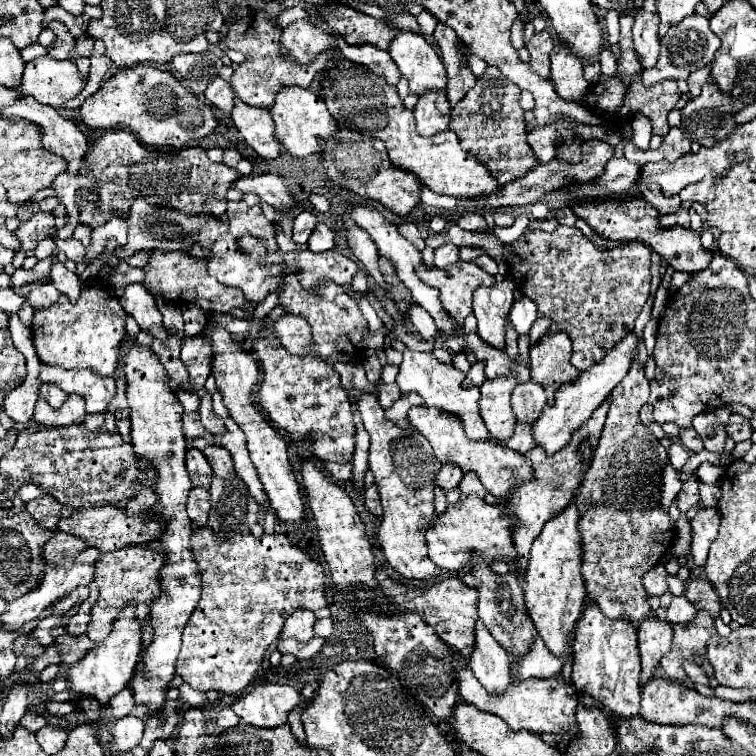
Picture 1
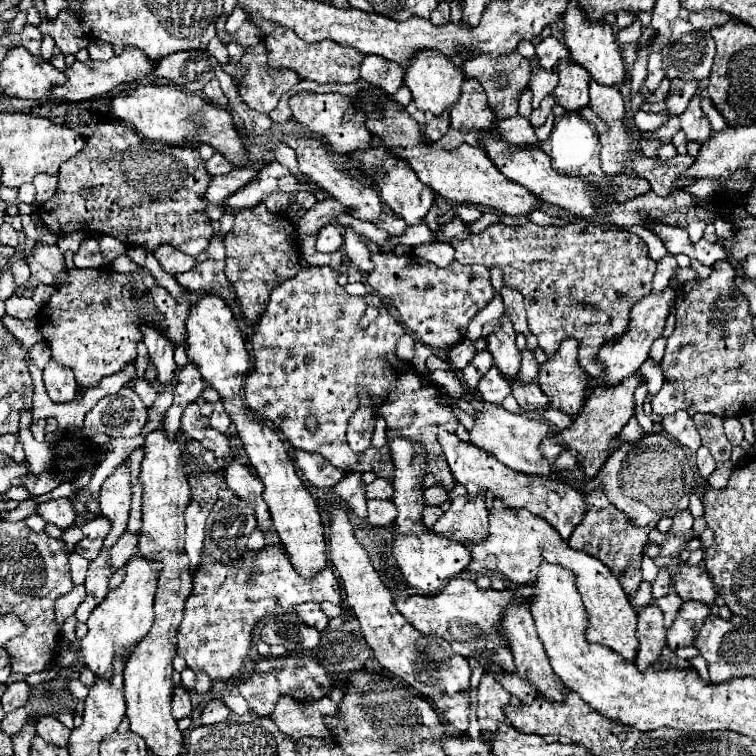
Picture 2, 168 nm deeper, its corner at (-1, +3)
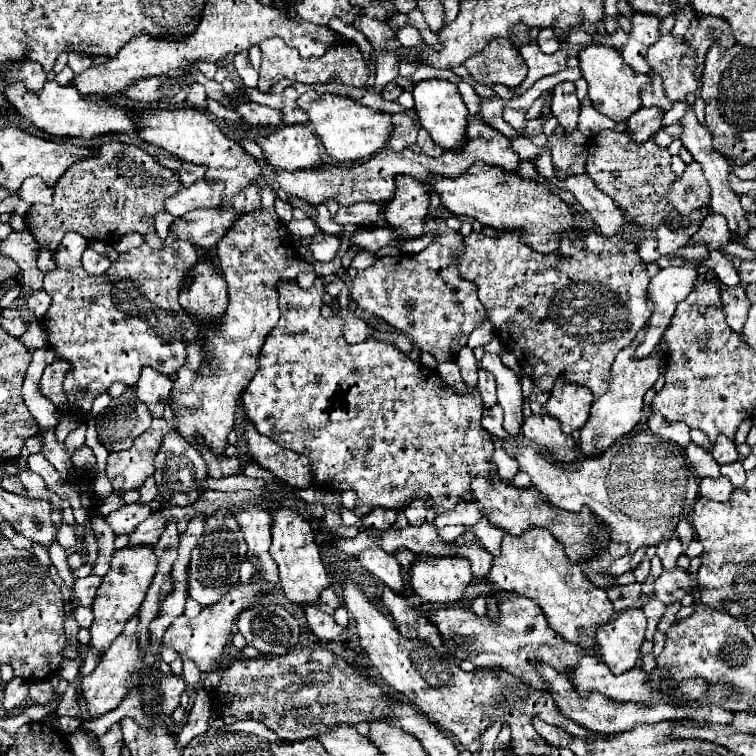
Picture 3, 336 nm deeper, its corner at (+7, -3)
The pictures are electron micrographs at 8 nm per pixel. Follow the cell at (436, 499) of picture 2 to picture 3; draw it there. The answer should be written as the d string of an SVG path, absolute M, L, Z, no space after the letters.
M413 501L411 505L405 507L403 513L405 513L409 525L421 527L425 523L425 519L427 519L427 511L429 511L429 507L425 505L425 501Z

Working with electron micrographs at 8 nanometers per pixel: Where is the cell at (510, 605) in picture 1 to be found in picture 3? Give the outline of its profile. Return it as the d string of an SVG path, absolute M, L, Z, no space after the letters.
M537 665L537 671L549 679L549 687L551 687L551 695L557 703L557 707L561 709L561 713L573 721L577 721L581 727L589 729L589 731L597 731L597 733L623 733L627 729L633 729L637 723L661 723L661 721L679 721L679 719L693 719L693 721L711 721L711 723L731 723L733 721L733 713L729 713L723 707L673 707L671 703L659 701L653 705L637 705L637 703L617 703L617 701L609 701L609 697L601 695L601 693L591 693L589 697L579 697L577 689L573 687L571 679L565 673L559 673L555 669L549 669L549 665Z

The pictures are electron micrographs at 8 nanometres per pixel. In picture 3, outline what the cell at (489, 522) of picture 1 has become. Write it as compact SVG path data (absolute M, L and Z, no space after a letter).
M529 529L529 533L523 533L521 537L505 533L501 555L493 559L487 581L503 593L533 599L543 609L549 625L567 641L575 641L579 645L595 647L593 631L609 623L613 617L613 603L609 601L607 591L595 587L581 573L581 567L567 559L563 545L557 543L547 529Z

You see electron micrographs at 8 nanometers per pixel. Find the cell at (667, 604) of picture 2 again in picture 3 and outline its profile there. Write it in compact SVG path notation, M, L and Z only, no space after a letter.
M649 599L643 607L645 615L647 615L647 629L645 629L645 639L653 639L653 633L657 629L657 623L665 611L665 605L661 605L661 601L657 599Z

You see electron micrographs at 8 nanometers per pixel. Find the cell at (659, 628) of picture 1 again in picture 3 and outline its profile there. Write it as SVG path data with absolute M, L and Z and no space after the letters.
M627 609L597 629L601 659L613 673L621 675L637 665L639 647L645 641L645 625L641 609Z

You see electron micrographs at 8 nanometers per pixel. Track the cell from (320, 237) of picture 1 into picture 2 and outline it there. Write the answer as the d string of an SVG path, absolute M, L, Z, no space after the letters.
M333 223L325 225L319 229L317 233L317 251L321 253L333 253L333 251L339 251L343 245L343 235L341 235L341 229Z

